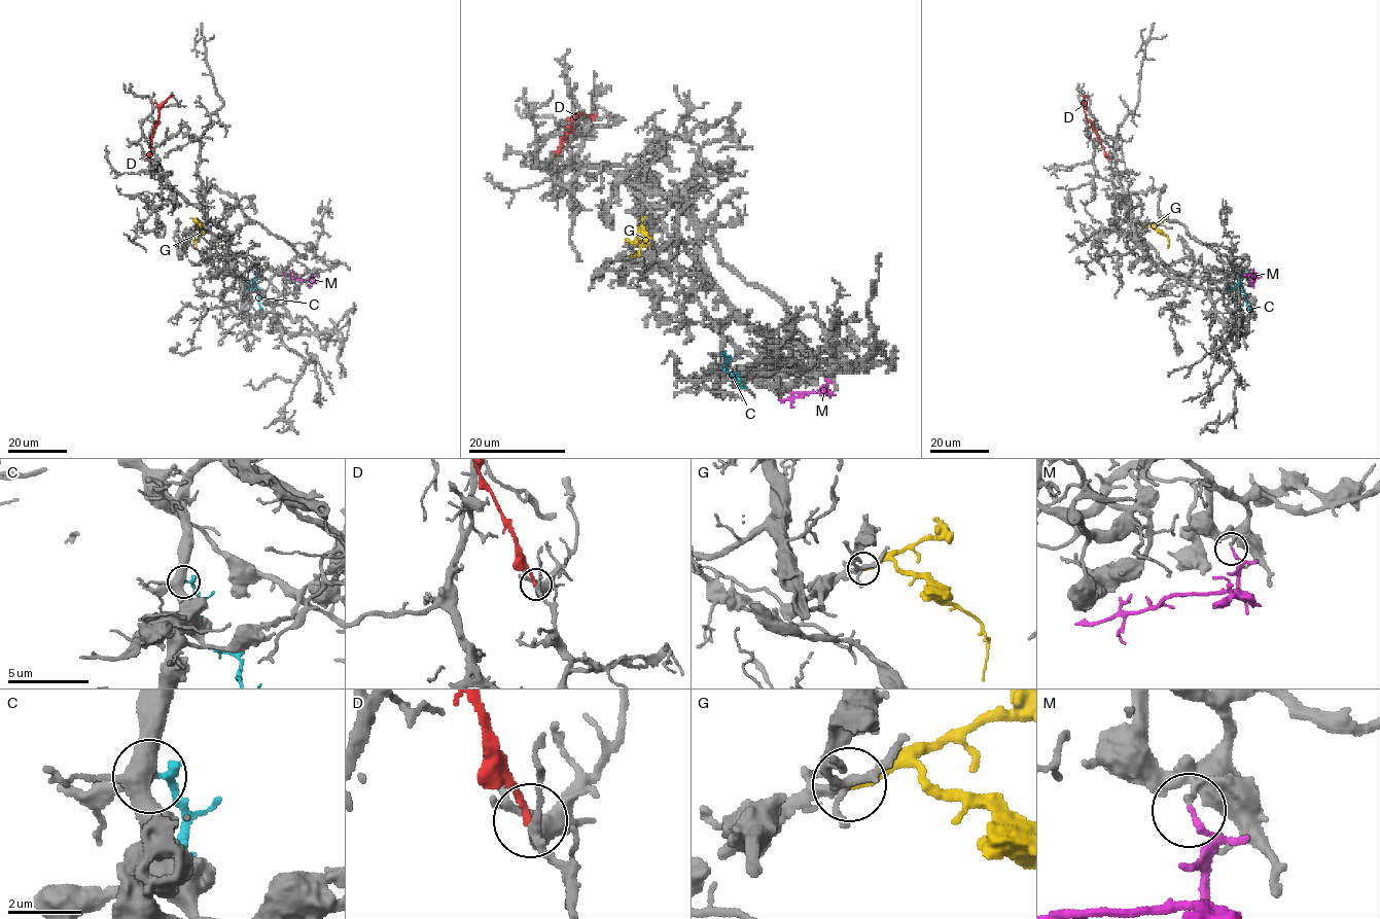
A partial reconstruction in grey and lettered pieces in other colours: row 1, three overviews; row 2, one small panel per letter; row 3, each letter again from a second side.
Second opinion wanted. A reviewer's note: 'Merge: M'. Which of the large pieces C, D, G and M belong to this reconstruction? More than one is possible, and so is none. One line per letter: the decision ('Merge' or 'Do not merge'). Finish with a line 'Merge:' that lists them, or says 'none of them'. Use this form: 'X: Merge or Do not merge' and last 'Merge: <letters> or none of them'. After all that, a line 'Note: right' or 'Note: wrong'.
C: Do not merge
D: Do not merge
G: Merge
M: Do not merge
Merge: G
Note: wrong

